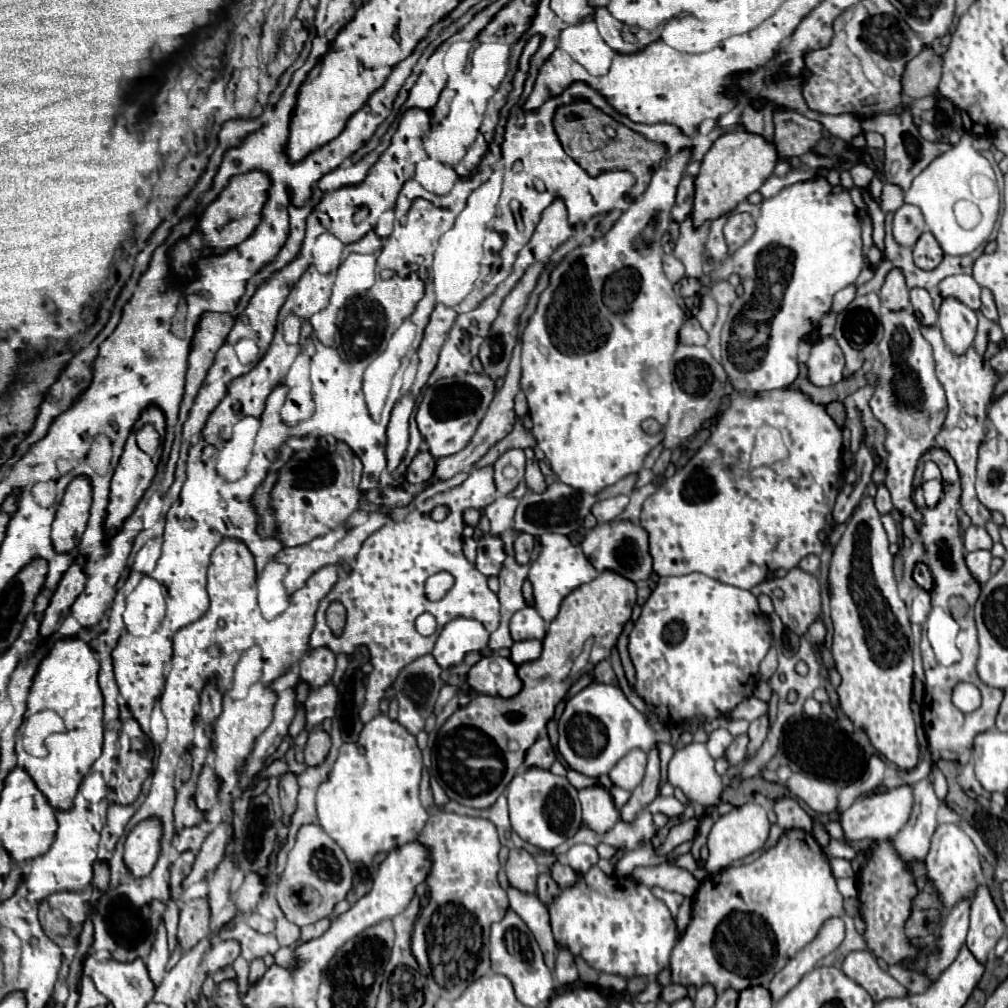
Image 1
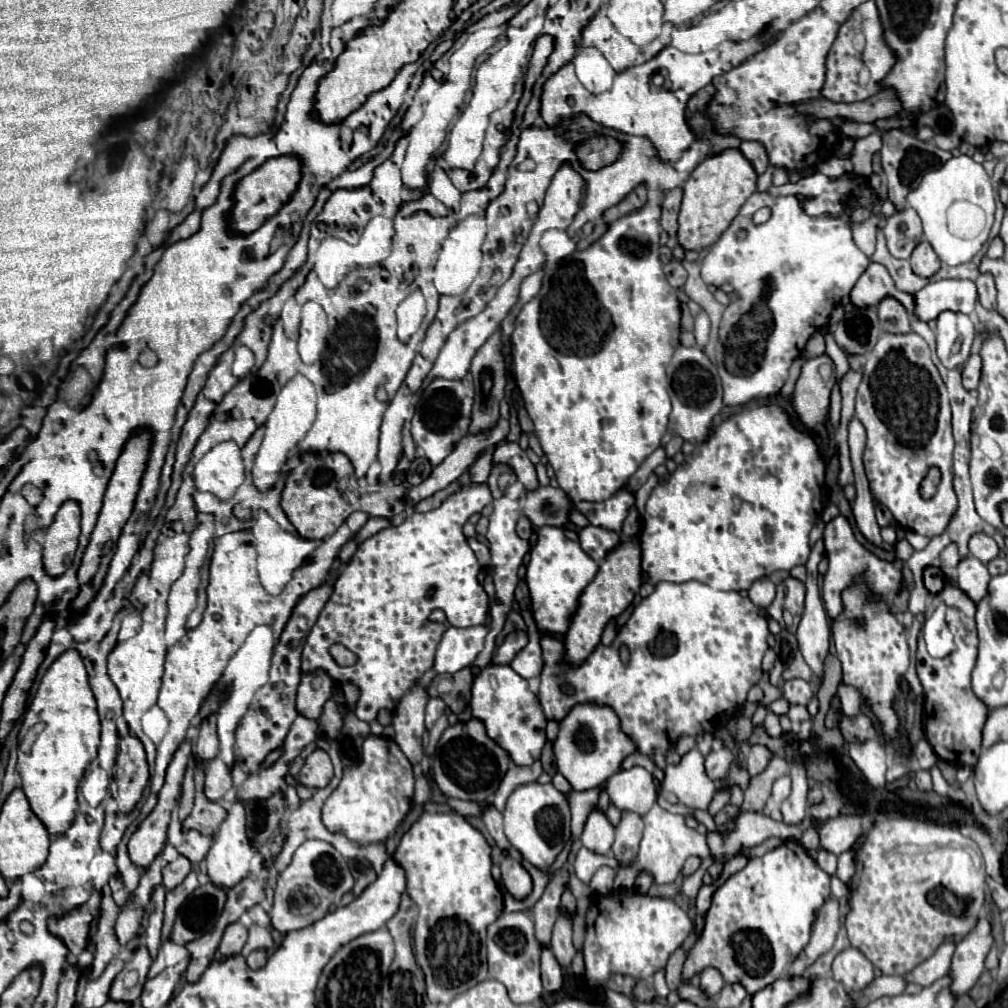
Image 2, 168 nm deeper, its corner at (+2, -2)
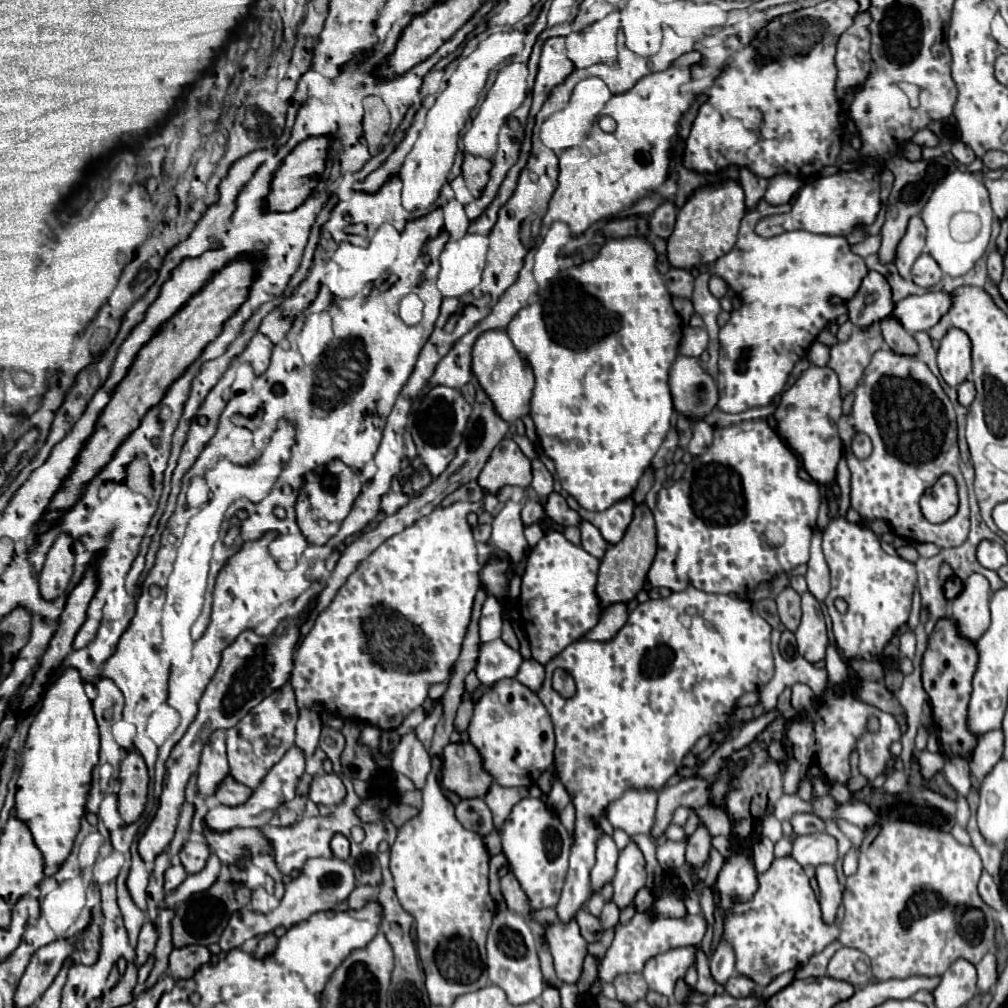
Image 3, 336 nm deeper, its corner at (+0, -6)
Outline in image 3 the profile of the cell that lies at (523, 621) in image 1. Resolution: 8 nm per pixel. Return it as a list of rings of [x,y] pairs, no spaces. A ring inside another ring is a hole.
[[[494,639],[480,647],[476,675],[484,685],[490,685],[504,677],[516,677],[520,663],[520,651],[508,647],[502,639]]]

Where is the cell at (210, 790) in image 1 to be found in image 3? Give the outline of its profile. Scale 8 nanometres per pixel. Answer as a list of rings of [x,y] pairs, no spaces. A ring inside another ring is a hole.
[[[228,775],[228,777],[218,785],[214,797],[216,797],[222,805],[234,807],[234,805],[238,805],[238,803],[244,803],[244,801],[250,797],[250,793],[252,793],[250,787],[238,783],[232,775]]]

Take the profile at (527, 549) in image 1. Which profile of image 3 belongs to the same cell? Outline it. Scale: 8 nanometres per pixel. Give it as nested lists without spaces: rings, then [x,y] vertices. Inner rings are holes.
[[[530,499],[530,501],[524,503],[524,509],[522,509],[524,527],[530,527],[532,523],[538,523],[542,517],[544,517],[544,509],[542,509],[542,505],[538,501]]]

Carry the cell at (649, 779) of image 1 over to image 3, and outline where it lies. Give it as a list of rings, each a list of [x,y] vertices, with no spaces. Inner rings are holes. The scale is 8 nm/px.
[[[630,841],[618,857],[616,875],[612,879],[614,885],[614,901],[620,909],[624,909],[636,895],[638,889],[642,889],[646,883],[646,871],[644,871],[644,855],[638,849],[634,841]]]

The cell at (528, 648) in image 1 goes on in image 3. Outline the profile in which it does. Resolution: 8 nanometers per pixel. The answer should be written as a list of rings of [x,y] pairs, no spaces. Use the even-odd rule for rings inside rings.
[[[526,659],[520,669],[518,669],[518,675],[516,679],[530,687],[532,691],[538,691],[540,685],[542,685],[542,679],[544,679],[544,665],[540,665],[536,659]]]

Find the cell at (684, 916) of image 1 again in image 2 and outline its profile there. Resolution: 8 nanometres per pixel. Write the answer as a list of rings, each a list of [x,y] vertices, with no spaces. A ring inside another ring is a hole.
[[[676,949],[670,959],[668,959],[668,965],[666,965],[666,983],[670,989],[678,989],[680,983],[682,983],[682,967],[684,967],[684,961],[686,961],[686,953],[680,949]]]

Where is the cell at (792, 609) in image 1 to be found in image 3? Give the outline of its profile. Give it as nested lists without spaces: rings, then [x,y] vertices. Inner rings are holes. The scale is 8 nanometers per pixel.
[[[786,587],[778,597],[776,597],[776,603],[778,603],[778,615],[780,615],[780,621],[784,623],[784,627],[788,631],[796,631],[798,625],[800,625],[802,611],[801,611],[801,596],[792,589],[792,587]]]

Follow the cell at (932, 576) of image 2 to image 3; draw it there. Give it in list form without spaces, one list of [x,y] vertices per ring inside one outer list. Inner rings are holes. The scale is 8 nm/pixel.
[[[950,577],[946,583],[944,583],[944,597],[946,599],[952,599],[954,595],[958,595],[958,591],[962,591],[962,583],[958,577]]]

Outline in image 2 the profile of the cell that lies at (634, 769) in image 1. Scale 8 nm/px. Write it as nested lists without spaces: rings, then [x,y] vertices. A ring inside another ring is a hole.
[[[632,767],[628,771],[618,771],[608,779],[608,787],[606,793],[610,795],[610,803],[616,805],[622,813],[638,813],[640,817],[644,817],[652,805],[656,803],[656,785],[652,775],[642,769],[642,767]]]

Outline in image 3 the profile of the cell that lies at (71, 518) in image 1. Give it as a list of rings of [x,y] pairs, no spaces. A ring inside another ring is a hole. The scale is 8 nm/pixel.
[[[60,533],[48,551],[44,569],[40,573],[40,593],[44,599],[56,599],[66,593],[72,577],[72,567],[72,537],[68,533]]]

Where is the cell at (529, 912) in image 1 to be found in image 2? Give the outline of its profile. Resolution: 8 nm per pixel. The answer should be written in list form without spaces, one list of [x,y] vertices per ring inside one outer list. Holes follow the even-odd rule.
[[[542,949],[542,985],[544,989],[550,993],[560,991],[562,977],[564,977],[564,971],[560,963],[556,963],[556,957],[552,955],[552,951]]]

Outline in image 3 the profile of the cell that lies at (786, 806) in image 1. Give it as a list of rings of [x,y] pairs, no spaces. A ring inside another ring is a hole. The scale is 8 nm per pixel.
[[[794,813],[790,823],[792,823],[792,829],[796,835],[808,835],[808,833],[824,831],[824,821],[812,813]]]

